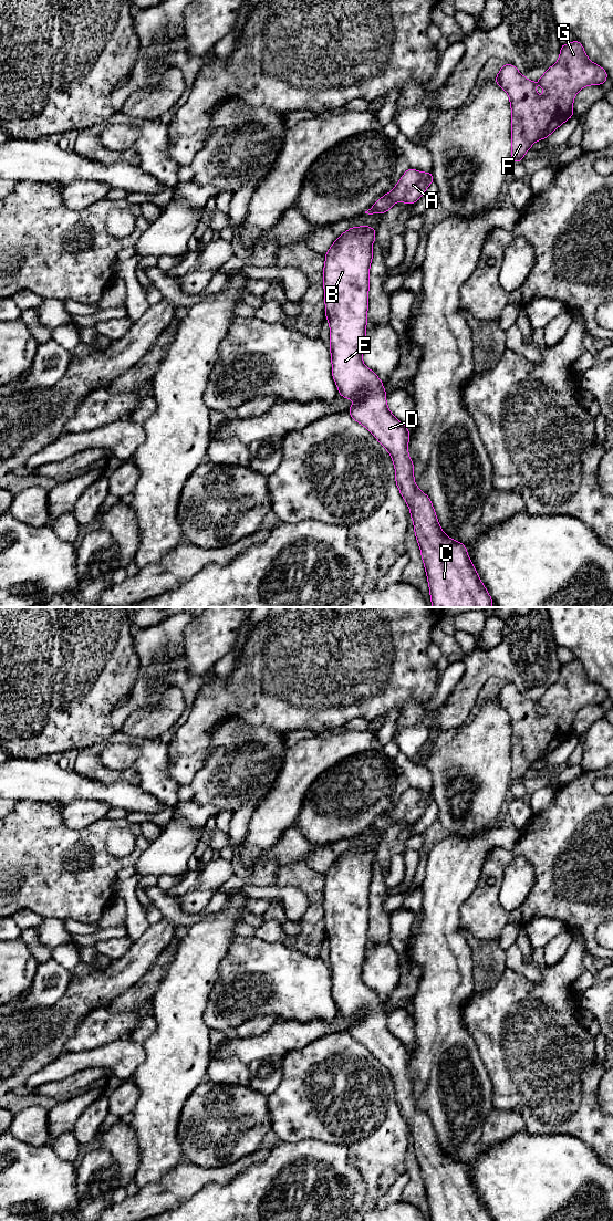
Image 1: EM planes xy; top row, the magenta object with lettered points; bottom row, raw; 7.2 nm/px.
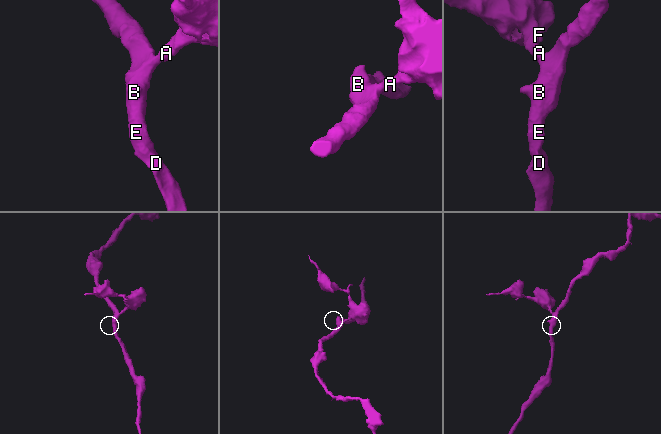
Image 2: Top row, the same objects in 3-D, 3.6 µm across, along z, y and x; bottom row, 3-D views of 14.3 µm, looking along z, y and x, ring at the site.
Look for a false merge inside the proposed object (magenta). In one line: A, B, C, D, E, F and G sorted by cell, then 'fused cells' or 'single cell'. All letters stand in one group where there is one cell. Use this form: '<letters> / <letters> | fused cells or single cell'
A B C D E F G | single cell

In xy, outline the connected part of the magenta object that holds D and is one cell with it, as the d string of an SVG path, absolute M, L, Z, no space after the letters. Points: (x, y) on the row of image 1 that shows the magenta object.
M368 225L352 227L334 241L324 254L323 286L325 315L330 324L332 376L339 394L355 400L347 410L350 416L362 424L392 457L396 471L395 481L409 508L416 540L420 547L432 607L491 607L495 603L480 581L466 546L444 533L429 497L415 483L414 465L408 456L409 430L388 410L382 380L363 364L362 352L367 331L368 276L376 229L372 229Z

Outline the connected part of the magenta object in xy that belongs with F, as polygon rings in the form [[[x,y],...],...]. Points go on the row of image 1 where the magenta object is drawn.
[[[578,40],[561,44],[557,63],[549,67],[537,81],[544,90],[542,97],[539,97],[536,92],[537,82],[526,79],[512,64],[503,65],[495,81],[509,95],[512,161],[522,161],[524,154],[533,143],[547,138],[560,125],[574,116],[573,101],[581,88],[588,85],[602,85],[606,80],[606,71],[586,56],[583,45]]]

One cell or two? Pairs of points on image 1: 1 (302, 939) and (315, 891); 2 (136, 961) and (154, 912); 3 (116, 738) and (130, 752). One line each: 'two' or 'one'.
1: one
2: two
3: two

